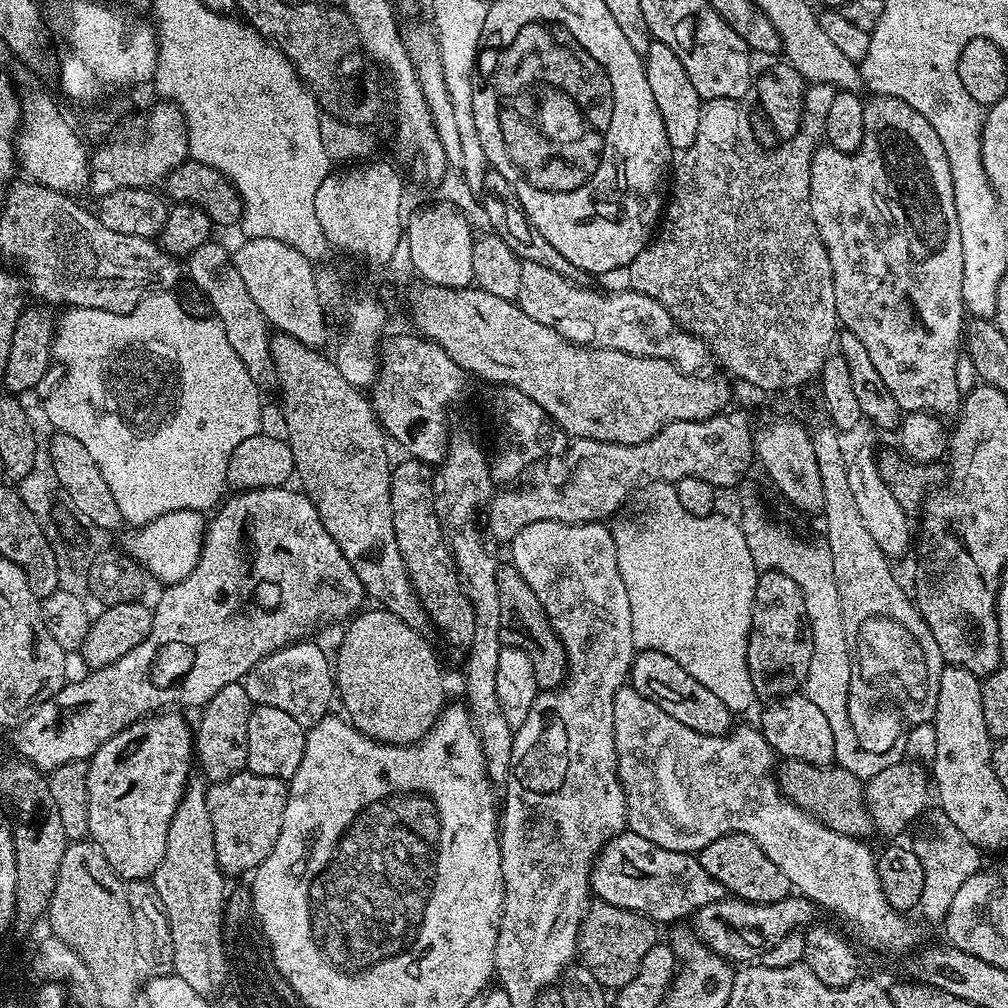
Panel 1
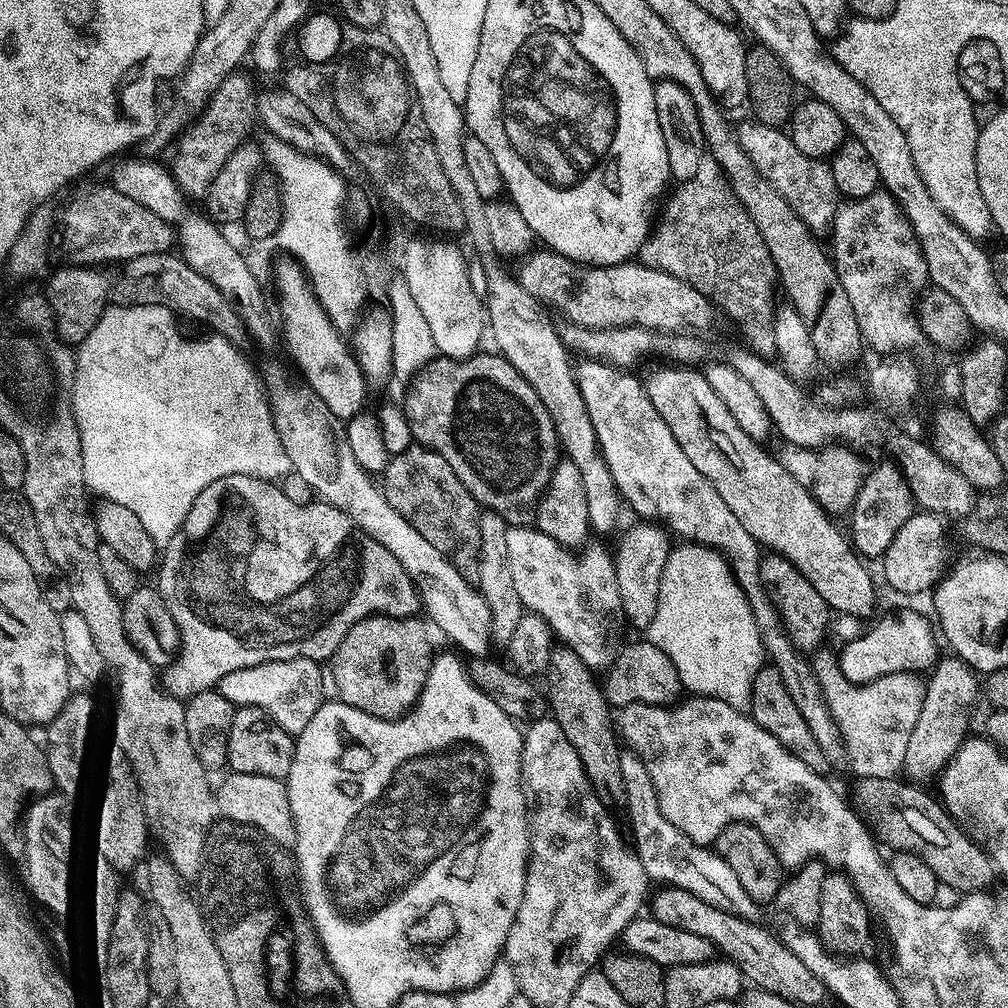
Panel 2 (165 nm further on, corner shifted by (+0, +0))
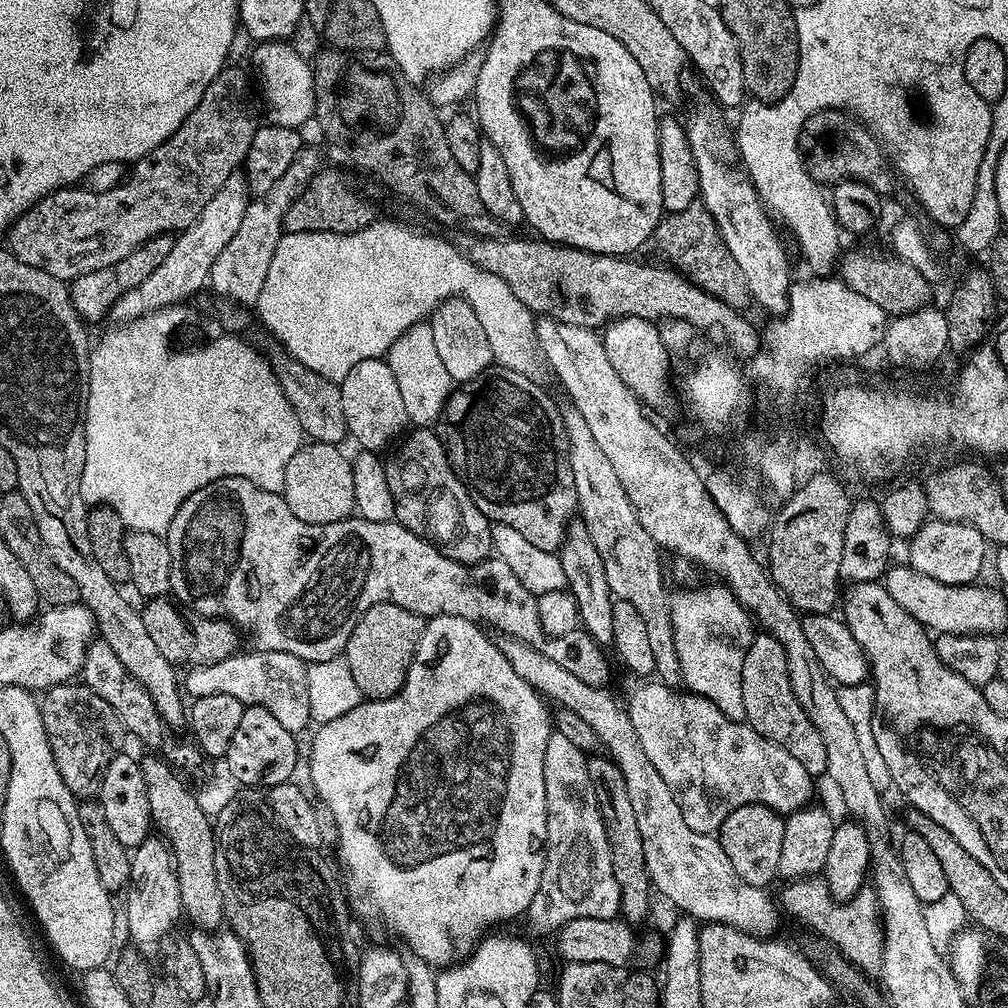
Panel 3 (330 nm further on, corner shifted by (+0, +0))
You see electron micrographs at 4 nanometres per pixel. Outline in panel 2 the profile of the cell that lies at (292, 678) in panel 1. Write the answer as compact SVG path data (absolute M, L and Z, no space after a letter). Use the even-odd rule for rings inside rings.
M301 656L298 659L275 660L226 674L220 680L218 690L237 707L252 705L267 710L288 733L297 736L314 718L326 699L322 686L323 671L319 661Z

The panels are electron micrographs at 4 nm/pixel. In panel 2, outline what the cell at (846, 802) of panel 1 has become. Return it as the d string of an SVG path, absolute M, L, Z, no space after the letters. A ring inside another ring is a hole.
M859 777L855 781L857 784L852 788L850 803L856 809L857 816L868 826L868 831L885 849L892 852L905 852L906 854L918 854L930 870L934 870L936 879L941 884L956 888L961 894L983 889L987 887L987 882L994 877L994 865L991 855L983 847L980 848L955 824L953 813L935 795L927 796L923 792L923 787L909 782L904 778L866 778Z

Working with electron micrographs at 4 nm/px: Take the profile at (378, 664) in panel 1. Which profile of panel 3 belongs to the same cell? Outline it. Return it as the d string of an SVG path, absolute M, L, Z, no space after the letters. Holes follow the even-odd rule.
M397 604L370 606L370 610L358 618L358 626L354 626L342 656L350 666L350 674L354 674L354 682L358 682L361 697L385 700L401 688L425 623L425 617Z

